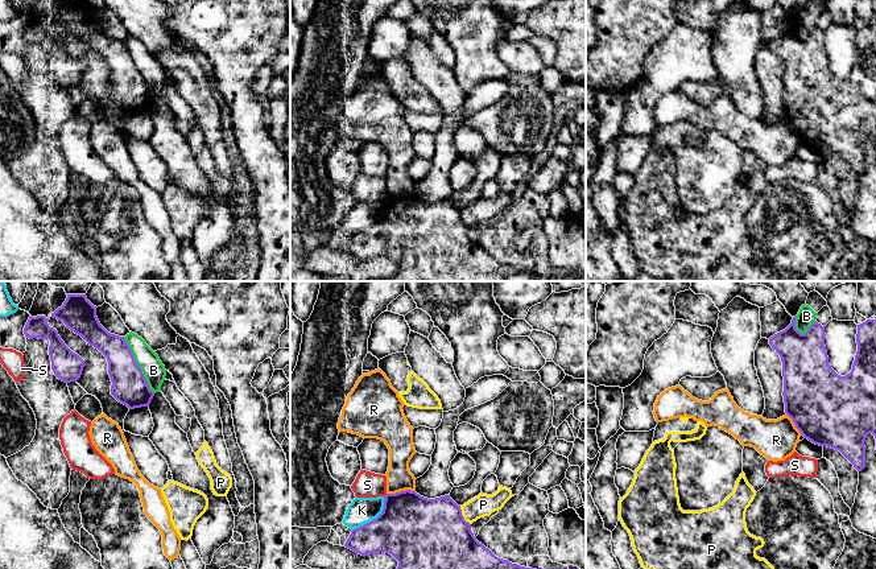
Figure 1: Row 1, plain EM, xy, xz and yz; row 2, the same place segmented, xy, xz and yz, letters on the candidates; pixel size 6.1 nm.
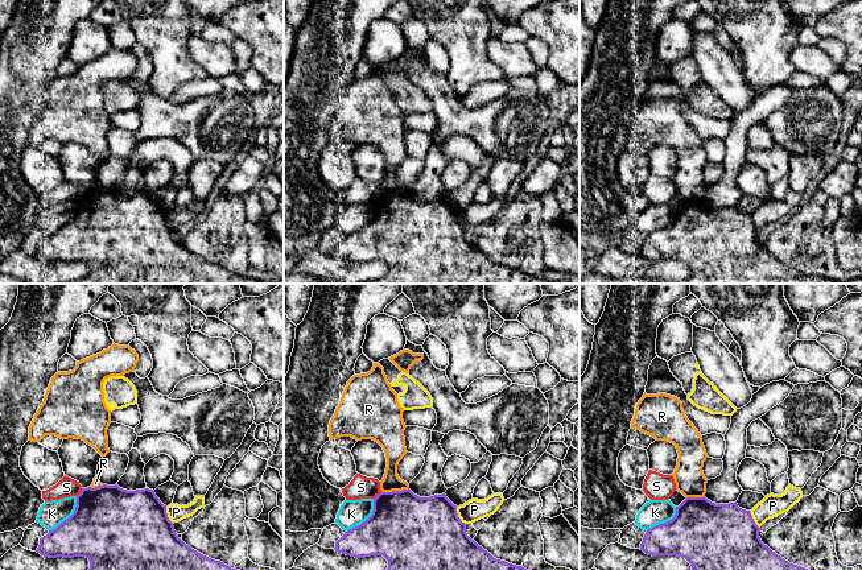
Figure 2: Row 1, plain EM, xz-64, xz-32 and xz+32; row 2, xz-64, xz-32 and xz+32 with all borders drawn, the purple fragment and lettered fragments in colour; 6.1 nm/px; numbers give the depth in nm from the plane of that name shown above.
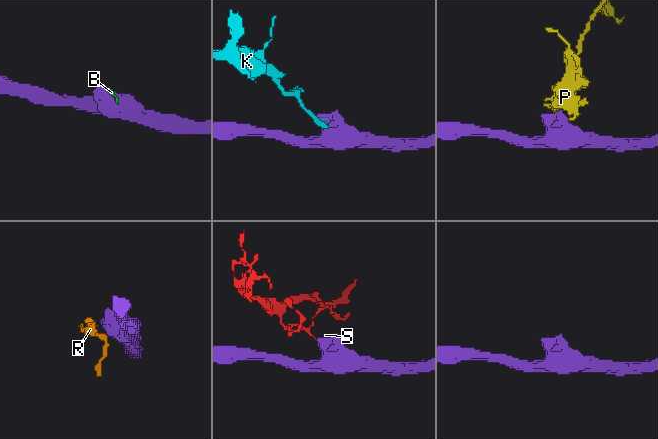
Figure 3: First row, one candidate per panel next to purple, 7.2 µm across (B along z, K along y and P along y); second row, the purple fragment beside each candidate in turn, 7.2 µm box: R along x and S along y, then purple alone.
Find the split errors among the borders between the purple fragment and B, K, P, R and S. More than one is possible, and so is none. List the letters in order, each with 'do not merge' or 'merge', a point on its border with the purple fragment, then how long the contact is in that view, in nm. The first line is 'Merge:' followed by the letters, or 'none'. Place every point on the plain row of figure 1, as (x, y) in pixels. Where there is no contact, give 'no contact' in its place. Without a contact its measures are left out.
Merge: none
B: do not merge | xy (137, 69) | 400 nm
K: do not merge | xz (374, 223) | 280 nm
P: do not merge | xz (462, 219) | 140 nm
R: do not merge | xz (401, 196) | 170 nm
S: do not merge | xz (385, 200) | 30 nm

